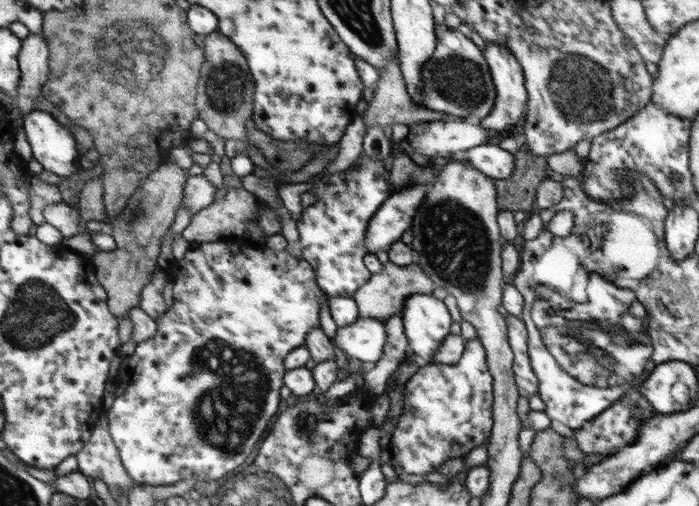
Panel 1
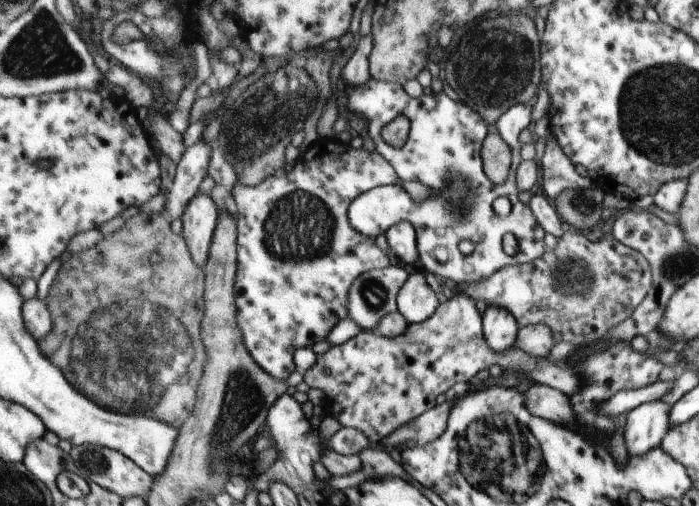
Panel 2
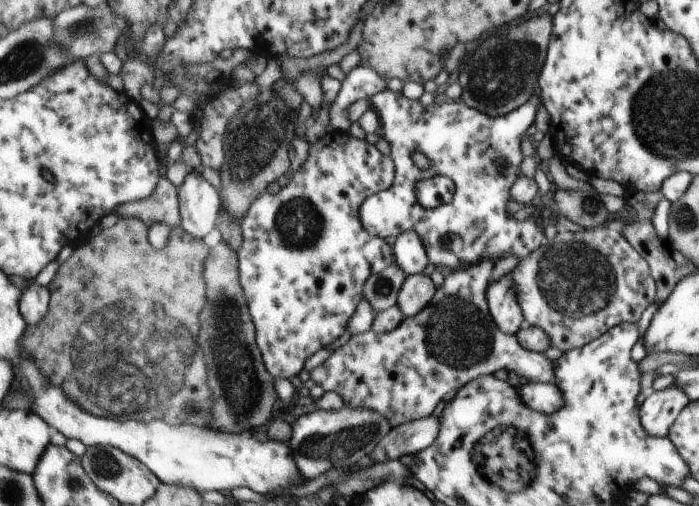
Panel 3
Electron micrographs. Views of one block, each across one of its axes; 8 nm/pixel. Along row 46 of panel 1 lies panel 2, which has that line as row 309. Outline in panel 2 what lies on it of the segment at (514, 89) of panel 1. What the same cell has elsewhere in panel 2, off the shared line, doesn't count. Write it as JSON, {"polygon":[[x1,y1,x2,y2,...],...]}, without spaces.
{"polygon":[[487,306,485,315,486,343,494,352,504,352,515,346,519,330,518,319,508,310]]}

